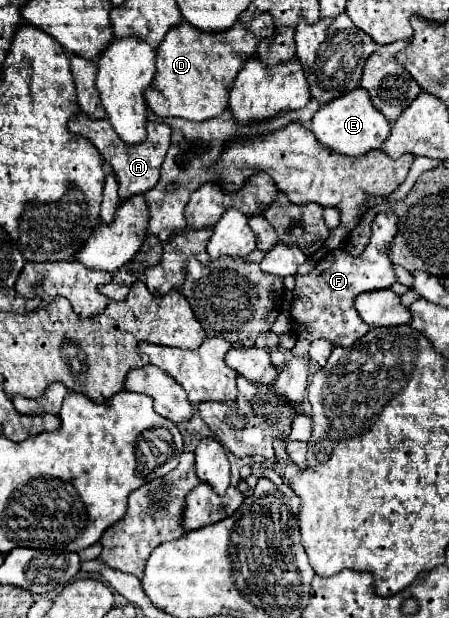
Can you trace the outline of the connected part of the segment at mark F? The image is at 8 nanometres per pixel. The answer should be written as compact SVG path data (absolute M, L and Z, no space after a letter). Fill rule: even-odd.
M391 212L377 214L371 224L371 230L373 230L371 240L359 256L351 256L343 248L335 248L317 262L313 272L305 276L297 276L295 292L293 292L295 298L291 306L291 316L293 316L291 332L295 336L301 336L305 340L327 338L331 340L333 346L351 346L369 330L369 326L357 314L353 300L361 292L381 290L395 284L393 264L385 248L391 244L393 236L397 234L397 216Z

